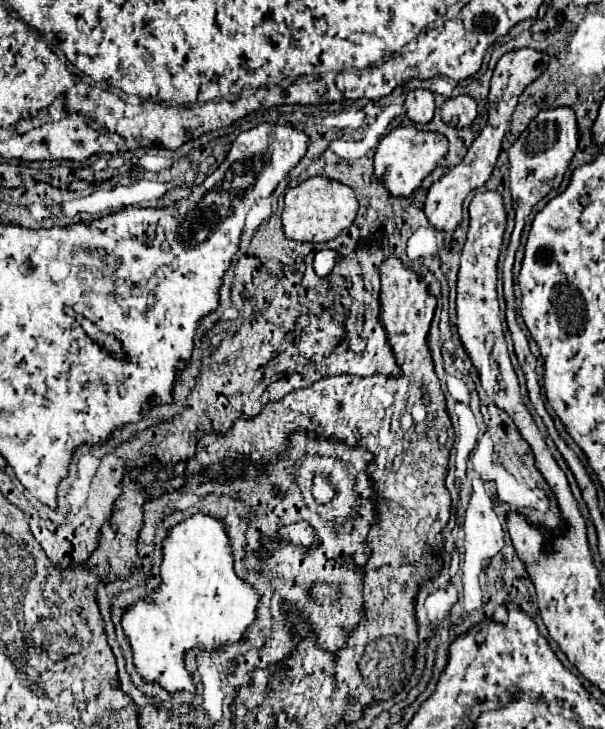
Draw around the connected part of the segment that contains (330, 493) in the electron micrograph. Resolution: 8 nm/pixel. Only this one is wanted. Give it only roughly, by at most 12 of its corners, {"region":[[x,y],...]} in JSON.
{"region":[[315,474],[311,494],[317,504],[335,498],[335,488],[327,476]]}

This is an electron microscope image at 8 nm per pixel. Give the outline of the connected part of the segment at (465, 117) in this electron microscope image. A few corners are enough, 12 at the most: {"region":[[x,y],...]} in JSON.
{"region":[[465,94],[441,106],[443,122],[453,128],[471,126],[477,102]]}

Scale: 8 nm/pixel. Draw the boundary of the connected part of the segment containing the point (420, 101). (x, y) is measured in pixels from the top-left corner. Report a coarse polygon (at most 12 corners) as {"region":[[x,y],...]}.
{"region":[[411,90],[405,112],[415,124],[433,118],[433,94]]}

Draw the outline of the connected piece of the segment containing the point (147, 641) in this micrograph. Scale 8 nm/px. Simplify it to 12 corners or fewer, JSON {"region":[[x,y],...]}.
{"region":[[225,520],[163,538],[161,584],[123,608],[145,684],[195,694],[189,650],[243,642],[261,594]]}

